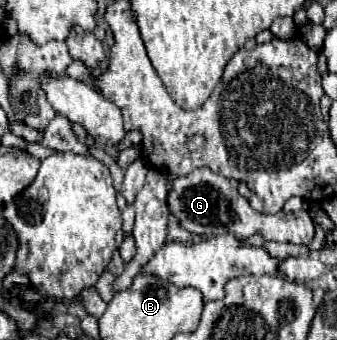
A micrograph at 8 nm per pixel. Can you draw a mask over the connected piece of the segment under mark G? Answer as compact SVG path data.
M197 168L187 176L173 178L171 192L167 194L167 206L171 214L179 220L179 224L197 236L217 236L223 232L231 232L237 238L249 238L255 232L261 232L265 240L273 242L293 242L293 244L309 244L313 240L313 220L307 210L299 212L277 212L273 216L255 212L249 202L237 194L237 182L225 176L211 172L209 168Z

